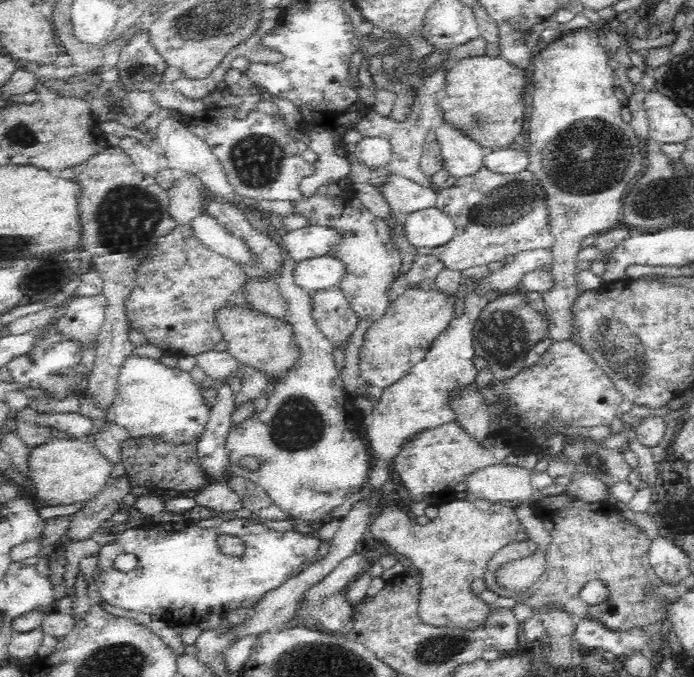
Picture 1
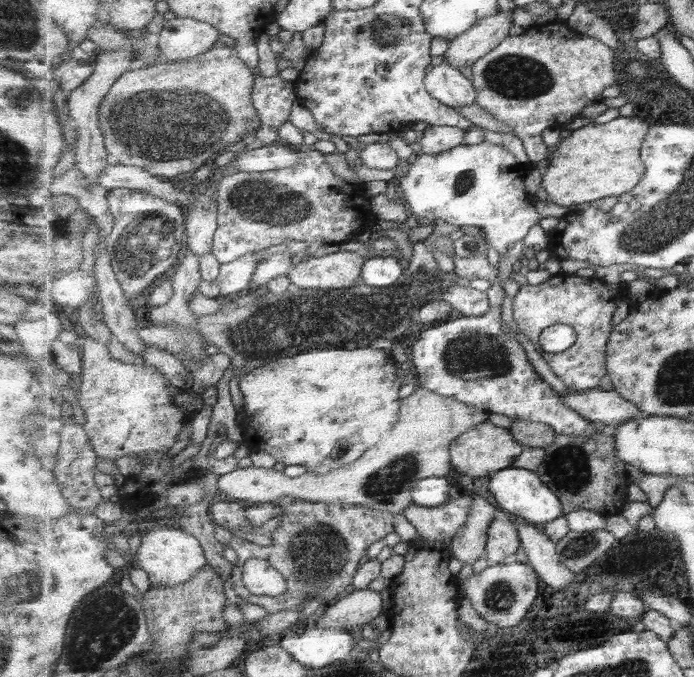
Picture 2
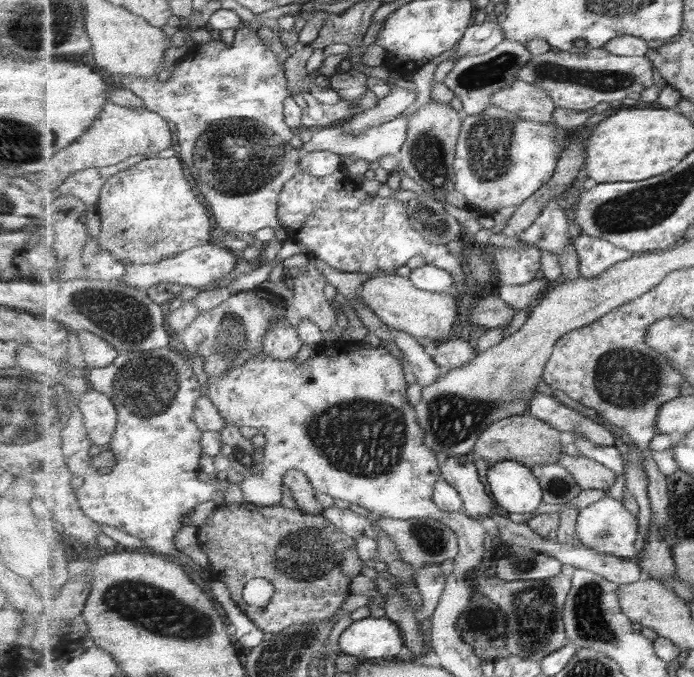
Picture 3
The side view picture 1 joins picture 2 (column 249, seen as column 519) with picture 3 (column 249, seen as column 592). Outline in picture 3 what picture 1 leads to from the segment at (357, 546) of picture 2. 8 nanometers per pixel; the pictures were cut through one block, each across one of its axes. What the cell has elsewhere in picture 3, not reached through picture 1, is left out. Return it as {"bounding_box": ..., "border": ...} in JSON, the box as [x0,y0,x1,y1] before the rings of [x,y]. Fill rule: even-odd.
{"bounding_box":[198,500,356,634],"border":[[[246,500],[243,503],[225,503],[222,506],[219,506],[216,509],[216,512],[213,512],[209,516],[209,520],[205,524],[198,527],[198,541],[199,544],[205,549],[205,552],[208,554],[210,560],[209,566],[209,576],[212,581],[224,582],[231,591],[231,596],[233,600],[239,605],[239,608],[257,624],[261,630],[265,632],[270,632],[272,634],[279,634],[283,632],[286,628],[293,626],[294,624],[307,624],[308,622],[321,622],[332,618],[335,613],[338,613],[338,610],[342,610],[342,606],[346,601],[346,598],[351,596],[351,577],[345,573],[345,570],[342,570],[342,560],[347,549],[351,547],[356,548],[356,538],[351,538],[351,535],[345,534],[342,530],[339,530],[339,527],[331,522],[325,514],[323,515],[313,515],[309,514],[297,507],[296,509],[285,508],[282,505],[275,506],[257,506],[256,504],[247,502]],[[252,578],[266,578],[269,582],[274,584],[276,588],[276,593],[271,599],[271,602],[267,606],[256,607],[251,606],[248,602],[244,601],[243,598],[243,589],[246,587],[247,582]]]}

